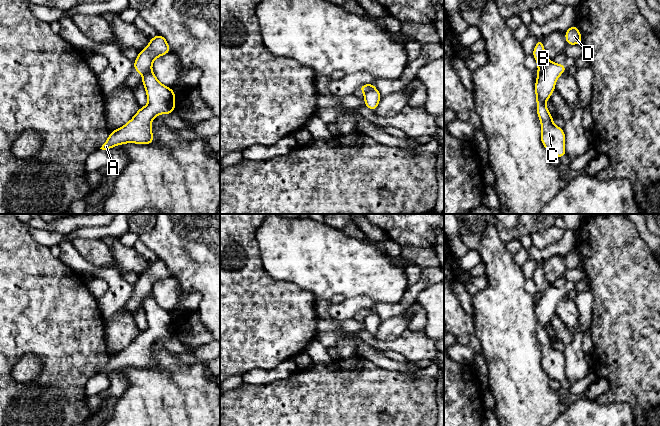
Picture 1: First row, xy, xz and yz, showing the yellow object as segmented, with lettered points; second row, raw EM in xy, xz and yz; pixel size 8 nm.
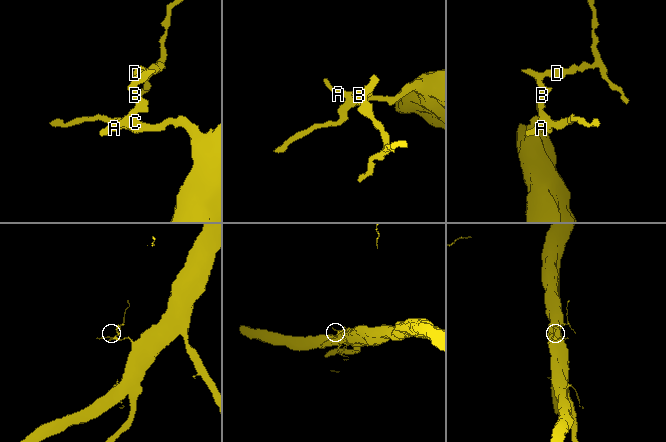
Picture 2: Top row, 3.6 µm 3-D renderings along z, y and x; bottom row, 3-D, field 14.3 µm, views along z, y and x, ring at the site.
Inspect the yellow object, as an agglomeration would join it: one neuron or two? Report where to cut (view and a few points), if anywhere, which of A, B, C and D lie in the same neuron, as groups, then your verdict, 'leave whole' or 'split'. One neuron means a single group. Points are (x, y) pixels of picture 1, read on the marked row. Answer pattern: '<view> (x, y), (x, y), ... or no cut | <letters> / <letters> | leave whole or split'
yz (550, 61), (538, 72) | A B C / D | split

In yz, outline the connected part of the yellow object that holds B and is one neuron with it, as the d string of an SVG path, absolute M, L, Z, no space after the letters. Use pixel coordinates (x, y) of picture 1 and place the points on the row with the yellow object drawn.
M550 61L537 73L535 93L537 101L537 116L541 121L541 142L550 155L562 158L566 155L565 133L562 128L553 124L545 101L550 99L555 90L557 78L565 72L565 64L556 64Z

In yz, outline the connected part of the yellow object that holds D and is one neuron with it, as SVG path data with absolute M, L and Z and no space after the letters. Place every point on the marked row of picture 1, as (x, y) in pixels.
M576 25L565 31L567 45L582 44L581 33Z

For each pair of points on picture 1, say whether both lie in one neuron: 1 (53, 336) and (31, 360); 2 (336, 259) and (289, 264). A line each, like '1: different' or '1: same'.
1: different
2: same

